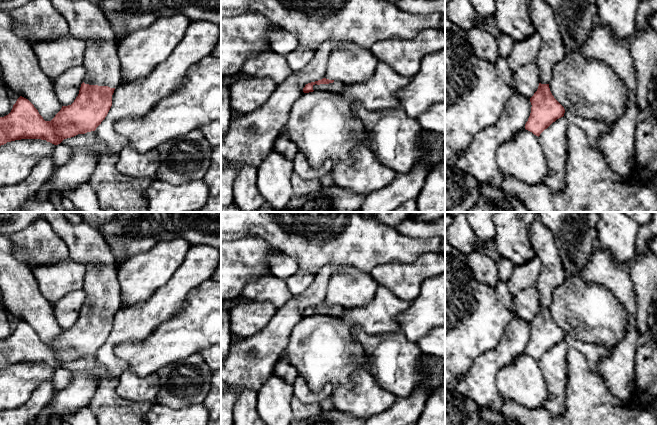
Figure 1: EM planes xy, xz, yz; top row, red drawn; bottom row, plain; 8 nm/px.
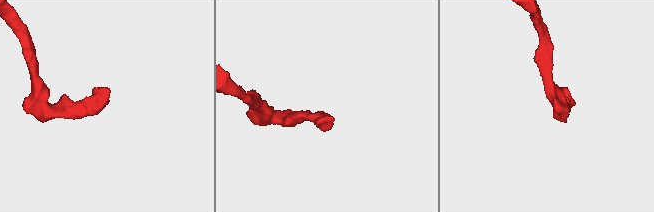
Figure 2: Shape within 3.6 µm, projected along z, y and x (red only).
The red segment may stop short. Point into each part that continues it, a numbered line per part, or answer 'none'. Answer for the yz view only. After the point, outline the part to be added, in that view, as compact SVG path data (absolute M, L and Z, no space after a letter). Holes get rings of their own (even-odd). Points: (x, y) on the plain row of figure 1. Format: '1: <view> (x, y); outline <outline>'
1: yz (552, 275); outline M539 218L530 226L529 236L536 256L543 265L535 287L540 295L540 307L549 308L553 291L566 278L565 269L552 232Z

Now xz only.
1: xz (335, 311); outline M334 305L333 307L329 308L320 308L320 309L313 309L313 314L323 314L323 315L329 315L333 317L339 317L341 316L341 313L343 311L343 307L340 305Z

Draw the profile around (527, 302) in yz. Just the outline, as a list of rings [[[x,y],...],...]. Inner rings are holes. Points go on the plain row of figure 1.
[[[535,287],[523,290],[513,295],[515,313],[518,318],[531,322],[540,307],[540,295]]]

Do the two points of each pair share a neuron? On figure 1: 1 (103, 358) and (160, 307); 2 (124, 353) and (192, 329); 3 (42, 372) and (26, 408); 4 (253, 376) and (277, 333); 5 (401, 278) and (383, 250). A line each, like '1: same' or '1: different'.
1: same
2: same
3: different
4: same
5: different

